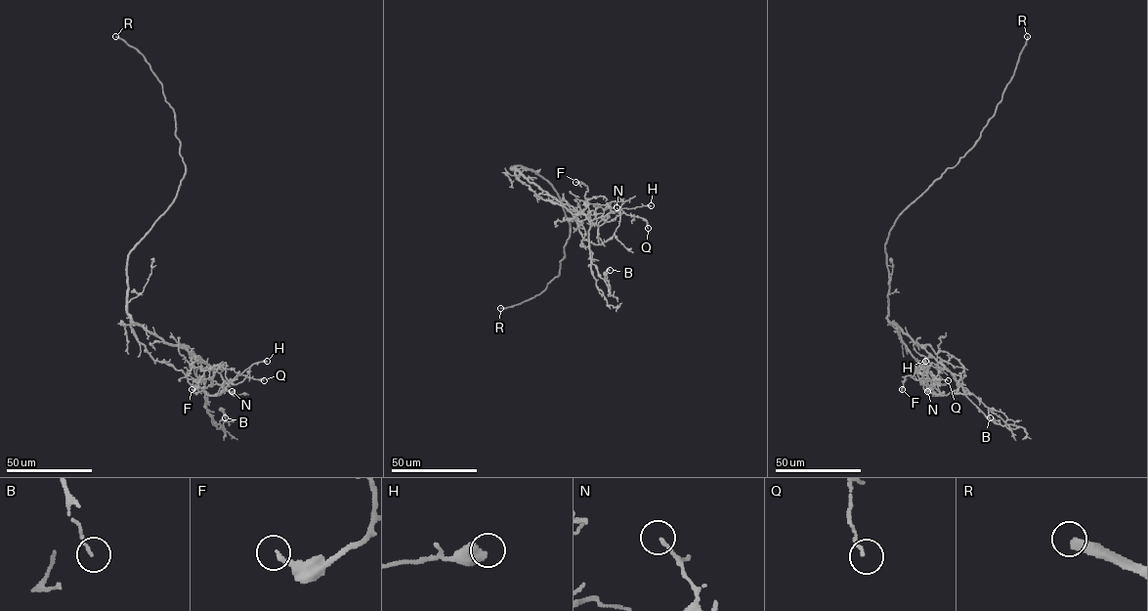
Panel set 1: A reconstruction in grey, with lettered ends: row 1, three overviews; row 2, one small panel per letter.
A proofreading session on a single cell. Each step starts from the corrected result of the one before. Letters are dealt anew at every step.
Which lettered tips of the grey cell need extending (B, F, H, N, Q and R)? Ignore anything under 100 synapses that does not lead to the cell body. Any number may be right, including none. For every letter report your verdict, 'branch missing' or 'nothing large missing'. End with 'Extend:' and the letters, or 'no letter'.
B: nothing large missing
F: nothing large missing
H: nothing large missing
N: nothing large missing
Q: nothing large missing
R: branch missing
Extend: R

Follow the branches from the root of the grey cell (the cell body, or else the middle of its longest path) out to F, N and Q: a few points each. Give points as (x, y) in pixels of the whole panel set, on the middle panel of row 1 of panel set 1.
F: (513, 167), (515, 175), (538, 196), (579, 215), (588, 205), (584, 196), (587, 187), (575, 182)
N: (513, 167), (555, 196), (572, 212), (582, 237), (596, 244), (610, 240), (618, 226), (616, 207)
Q: (513, 167), (538, 196), (574, 214), (593, 210), (598, 226), (625, 213), (643, 218), (648, 228)

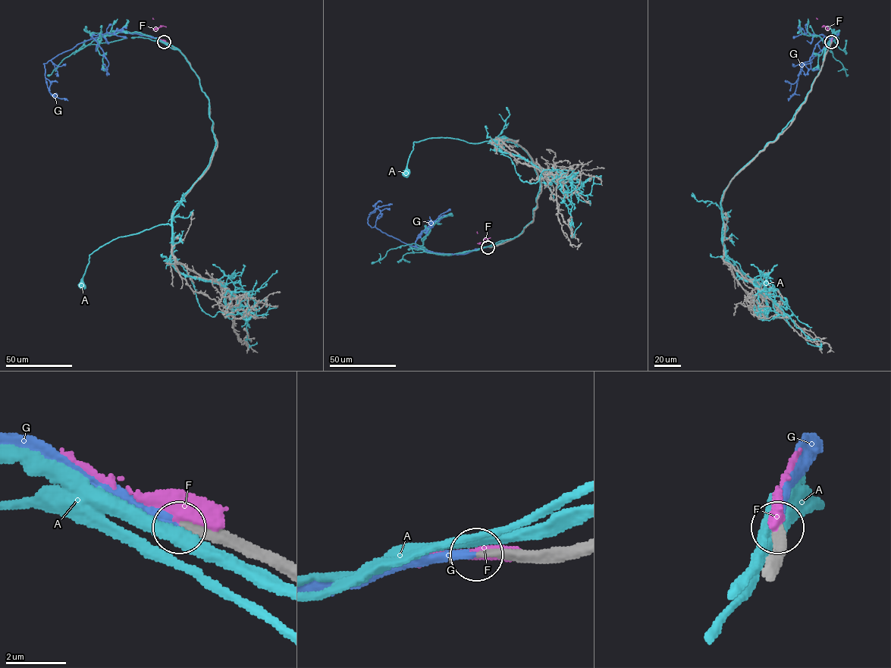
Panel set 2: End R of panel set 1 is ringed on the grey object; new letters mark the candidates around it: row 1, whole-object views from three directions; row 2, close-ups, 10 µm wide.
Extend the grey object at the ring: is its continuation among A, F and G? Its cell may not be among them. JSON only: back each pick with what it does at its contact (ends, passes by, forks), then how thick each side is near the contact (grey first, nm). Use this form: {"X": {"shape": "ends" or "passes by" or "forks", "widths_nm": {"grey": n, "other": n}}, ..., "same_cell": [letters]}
{"G": {"shape": "ends", "widths_nm": {"grey": 320, "other": 280}}, "same_cell": ["G"]}

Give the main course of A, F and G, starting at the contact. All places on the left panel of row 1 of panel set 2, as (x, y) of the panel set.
A: (164, 41), (178, 49), (199, 78), (208, 101), (215, 145), (172, 222), (99, 247), (89, 255), (80, 286)
F: (164, 41), (158, 38), (156, 29), (161, 26), (152, 18)
G: (163, 41), (140, 34), (111, 33), (77, 44), (43, 64), (49, 92), (68, 101)

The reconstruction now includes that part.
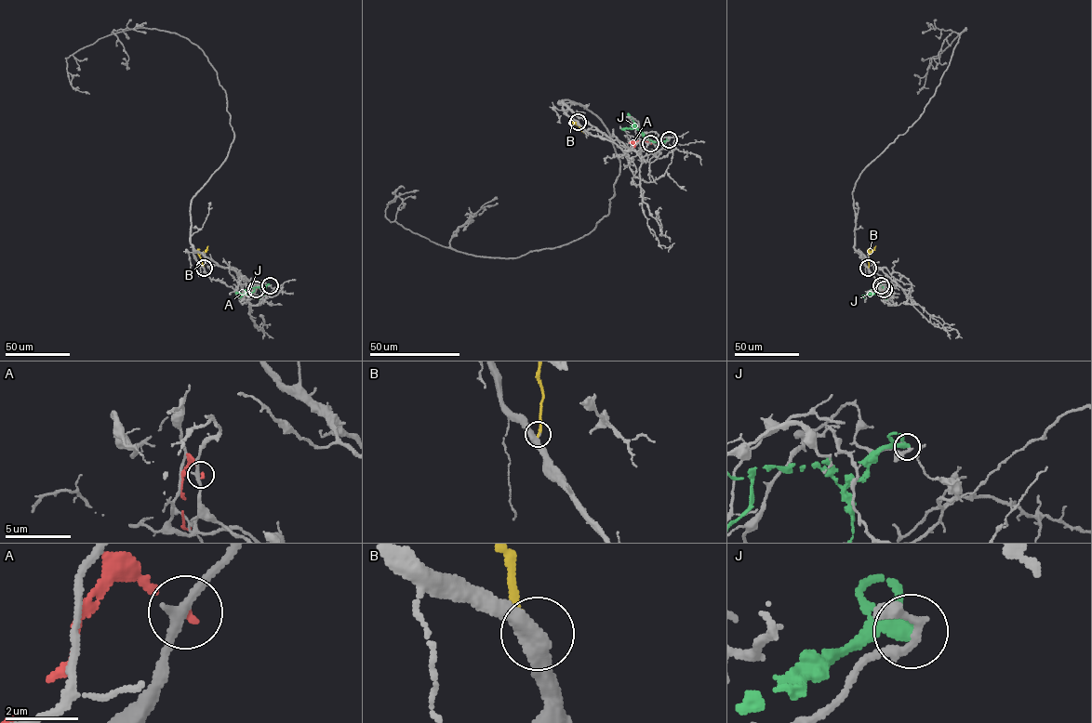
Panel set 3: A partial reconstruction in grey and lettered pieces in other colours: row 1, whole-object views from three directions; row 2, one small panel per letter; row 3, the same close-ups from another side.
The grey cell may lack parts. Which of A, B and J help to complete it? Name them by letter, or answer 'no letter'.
B

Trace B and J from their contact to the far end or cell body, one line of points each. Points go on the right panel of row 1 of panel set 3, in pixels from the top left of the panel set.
B: (868, 268), (868, 255), (875, 246)
J: (881, 284), (884, 289), (882, 287), (877, 293), (861, 296)

